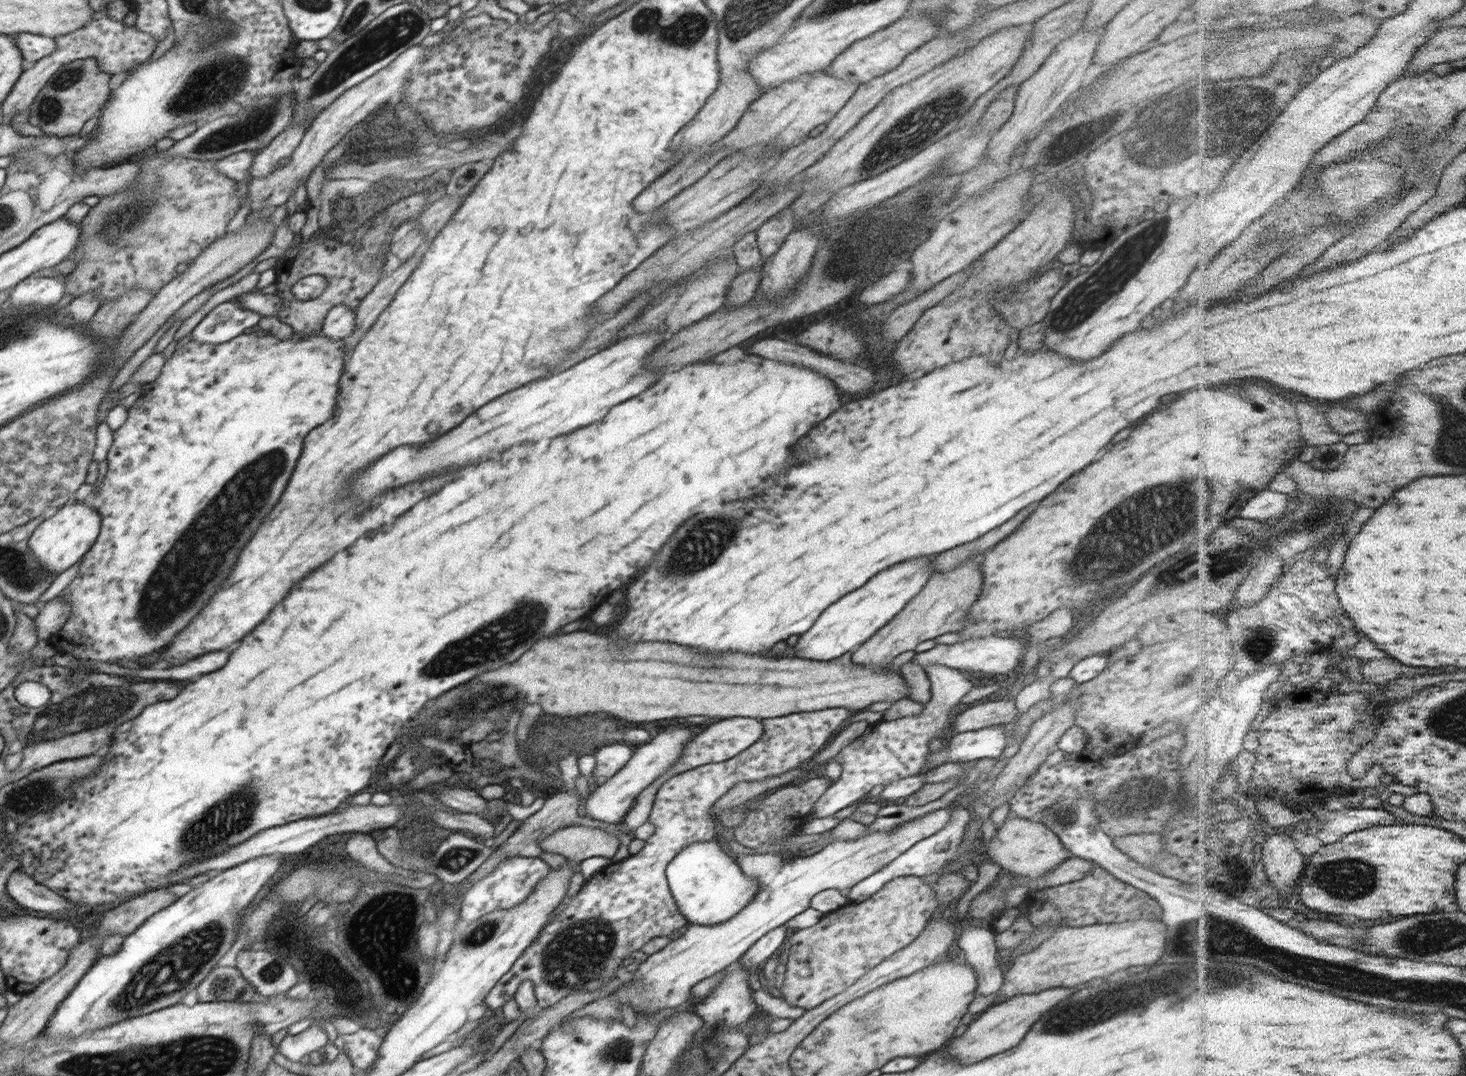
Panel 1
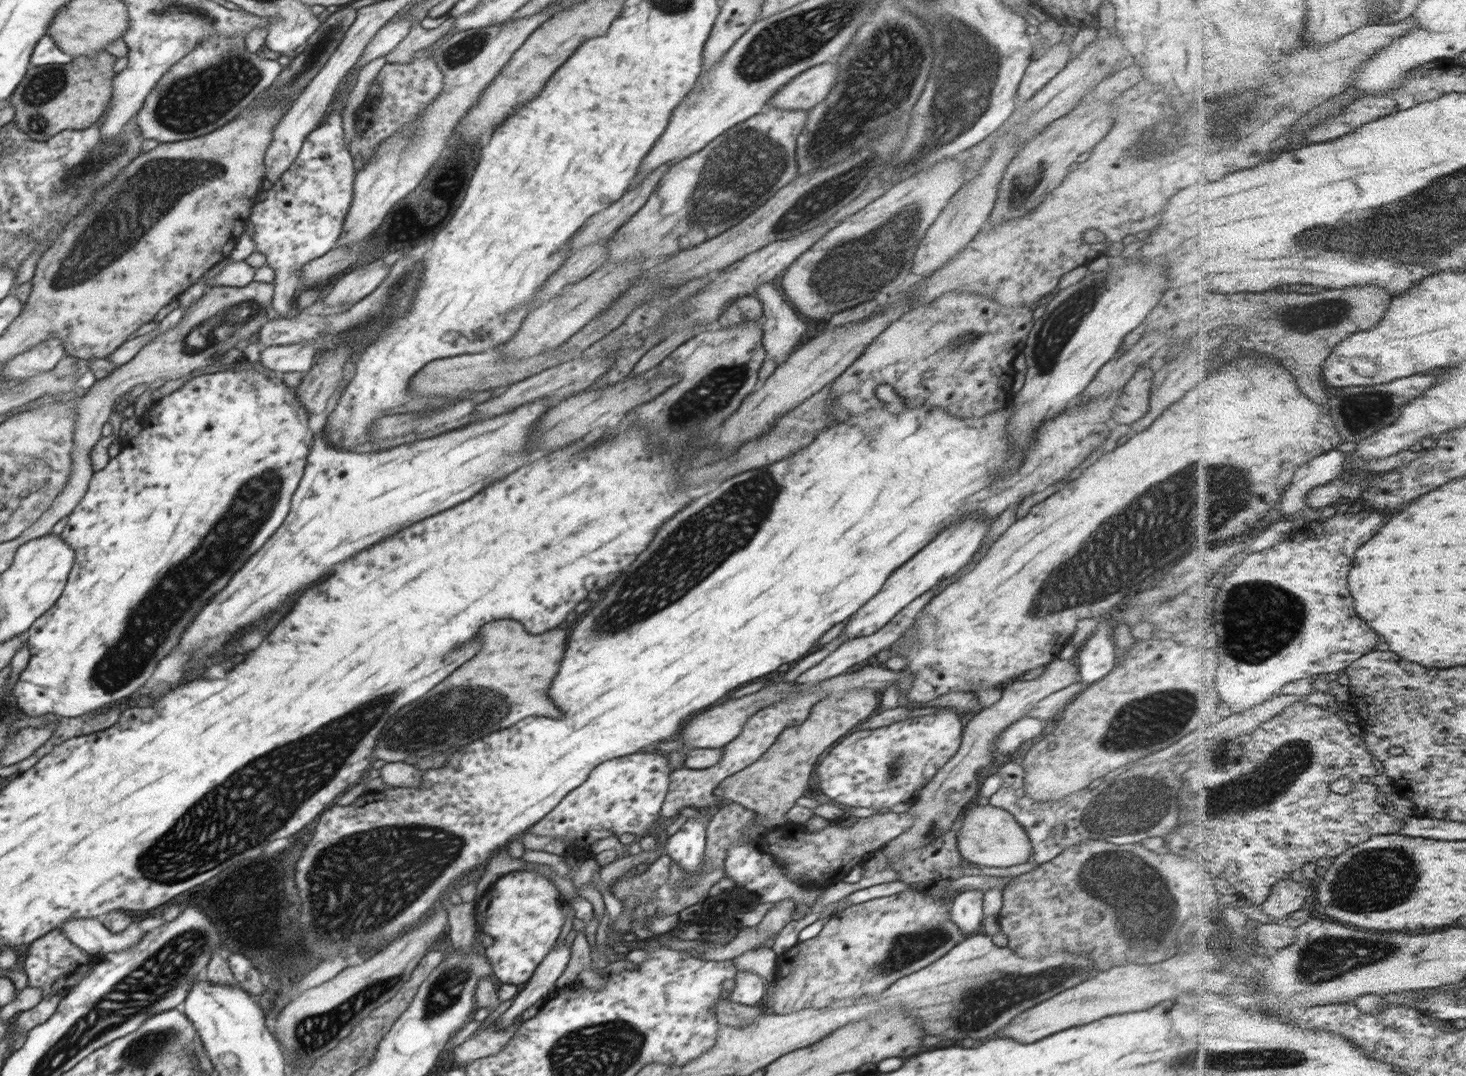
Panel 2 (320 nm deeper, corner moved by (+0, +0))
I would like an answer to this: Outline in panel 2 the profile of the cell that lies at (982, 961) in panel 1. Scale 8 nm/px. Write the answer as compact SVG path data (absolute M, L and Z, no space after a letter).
M966 891L952 897L949 909L952 922L960 928L964 935L978 934L982 929L983 893Z

